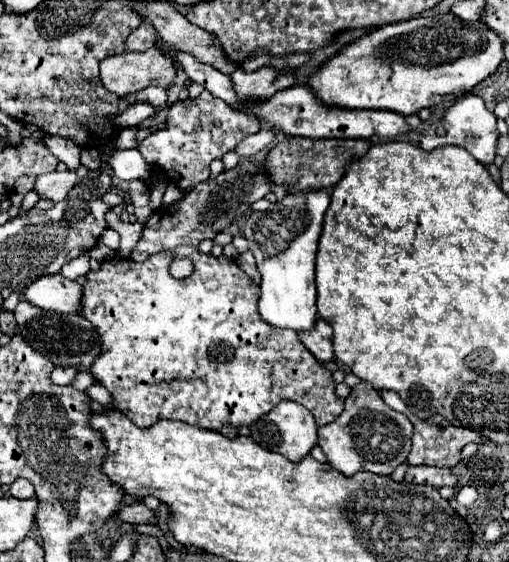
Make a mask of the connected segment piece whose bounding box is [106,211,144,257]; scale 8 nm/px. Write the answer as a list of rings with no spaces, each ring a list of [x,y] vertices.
[[[112,211],[106,213],[106,221],[109,228],[116,229],[120,233],[120,247],[116,253],[128,257],[132,253],[132,249],[136,247],[136,243],[140,241],[144,225],[142,223],[124,223]]]

